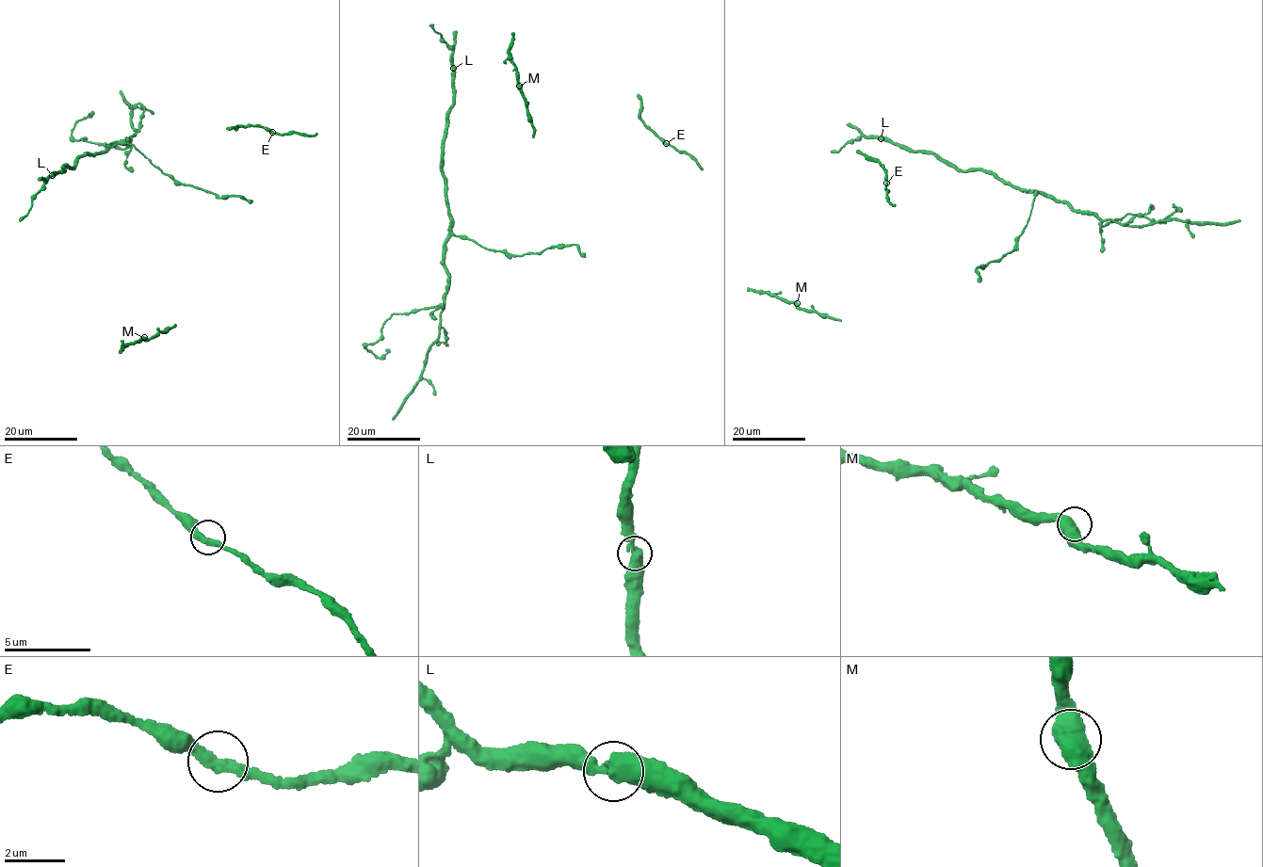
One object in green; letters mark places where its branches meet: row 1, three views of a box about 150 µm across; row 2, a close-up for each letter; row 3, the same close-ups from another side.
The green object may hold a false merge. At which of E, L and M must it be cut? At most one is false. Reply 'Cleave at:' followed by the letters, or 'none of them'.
Cleave at: none of them

